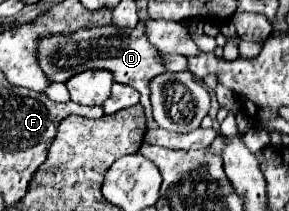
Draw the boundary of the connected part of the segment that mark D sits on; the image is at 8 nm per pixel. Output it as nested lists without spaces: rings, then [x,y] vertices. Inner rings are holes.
[[[140,20],[134,28],[120,28],[120,26],[106,26],[98,30],[78,30],[70,36],[50,36],[42,40],[40,46],[40,66],[46,70],[46,76],[52,82],[66,82],[70,76],[80,74],[86,68],[104,68],[114,74],[114,82],[128,84],[140,92],[140,104],[146,110],[147,129],[158,128],[152,115],[152,105],[148,96],[150,88],[148,82],[166,72],[166,66],[162,64],[160,52],[156,46],[150,46],[150,40],[144,30],[146,22]]]

